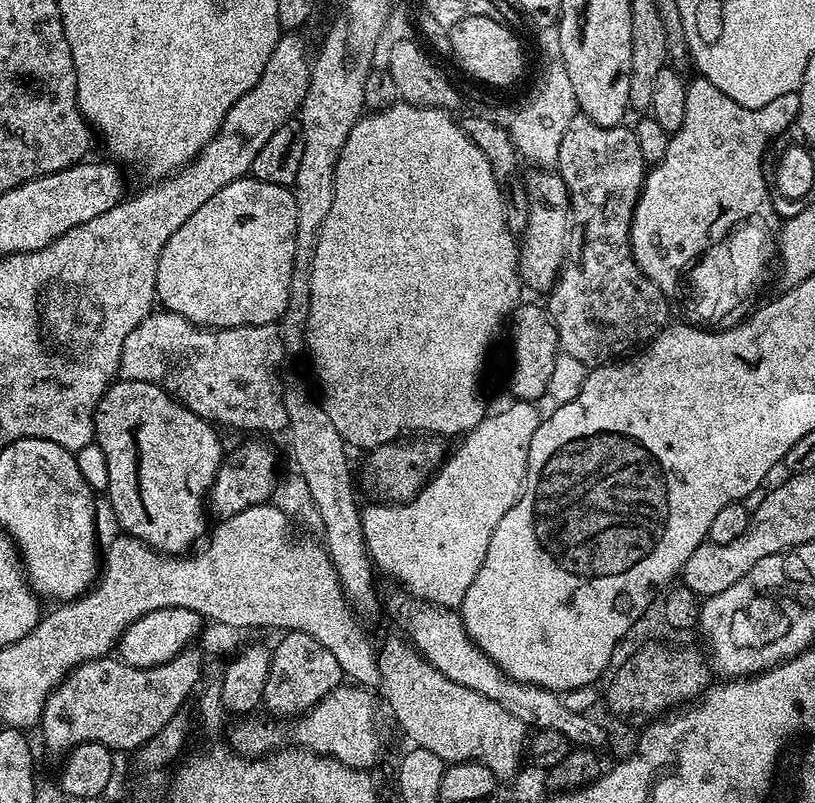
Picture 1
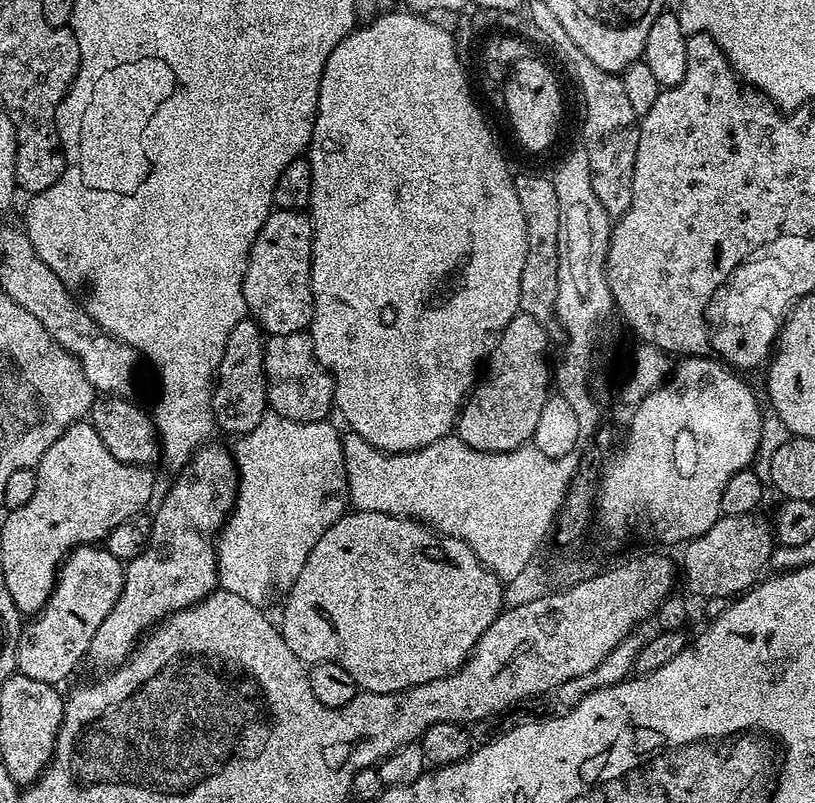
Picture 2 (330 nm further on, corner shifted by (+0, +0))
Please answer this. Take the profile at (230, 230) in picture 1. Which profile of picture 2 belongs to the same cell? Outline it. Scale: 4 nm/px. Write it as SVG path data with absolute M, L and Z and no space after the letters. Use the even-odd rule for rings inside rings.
M290 208L274 210L266 218L262 230L258 230L258 238L254 238L252 249L248 255L246 274L242 282L242 290L248 307L247 315L260 325L265 333L294 334L303 332L311 325L314 314L314 298L312 297L312 222L303 211Z

